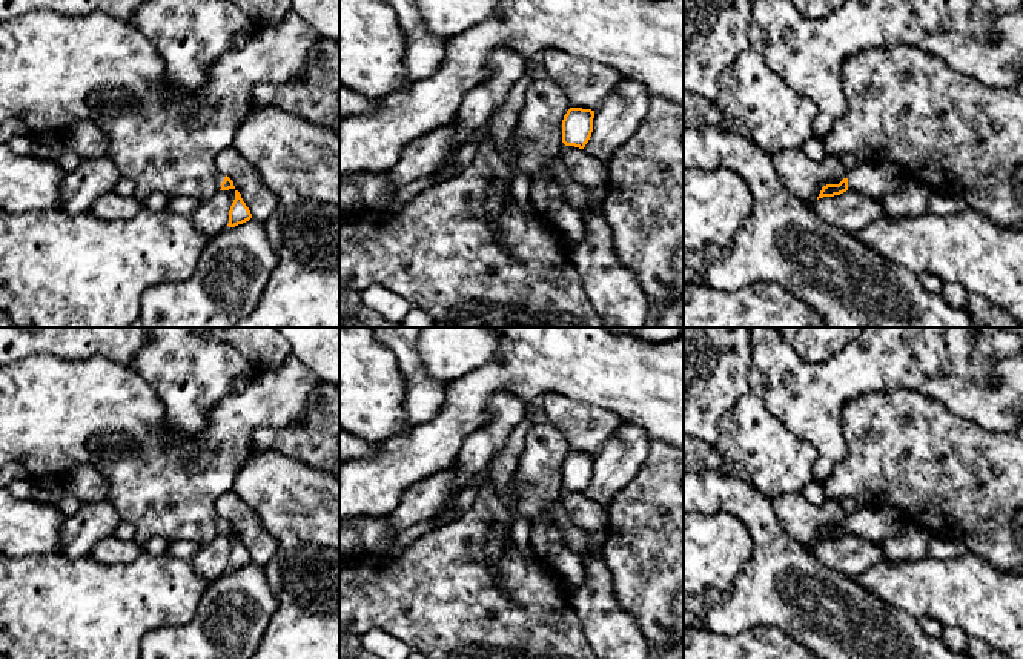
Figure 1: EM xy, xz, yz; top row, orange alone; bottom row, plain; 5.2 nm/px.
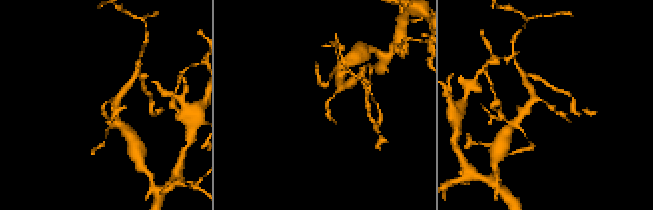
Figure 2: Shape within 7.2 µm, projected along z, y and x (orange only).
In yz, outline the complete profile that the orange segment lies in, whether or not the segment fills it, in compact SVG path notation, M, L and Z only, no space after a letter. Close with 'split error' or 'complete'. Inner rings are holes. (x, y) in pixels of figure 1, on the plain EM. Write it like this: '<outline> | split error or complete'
M862 507L849 515L848 521L839 528L823 530L817 544L840 539L846 535L879 541L902 533L906 525L905 516L899 508Z | split error

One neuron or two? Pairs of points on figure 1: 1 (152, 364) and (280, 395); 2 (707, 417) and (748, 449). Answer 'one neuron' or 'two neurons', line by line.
1: two neurons
2: two neurons

